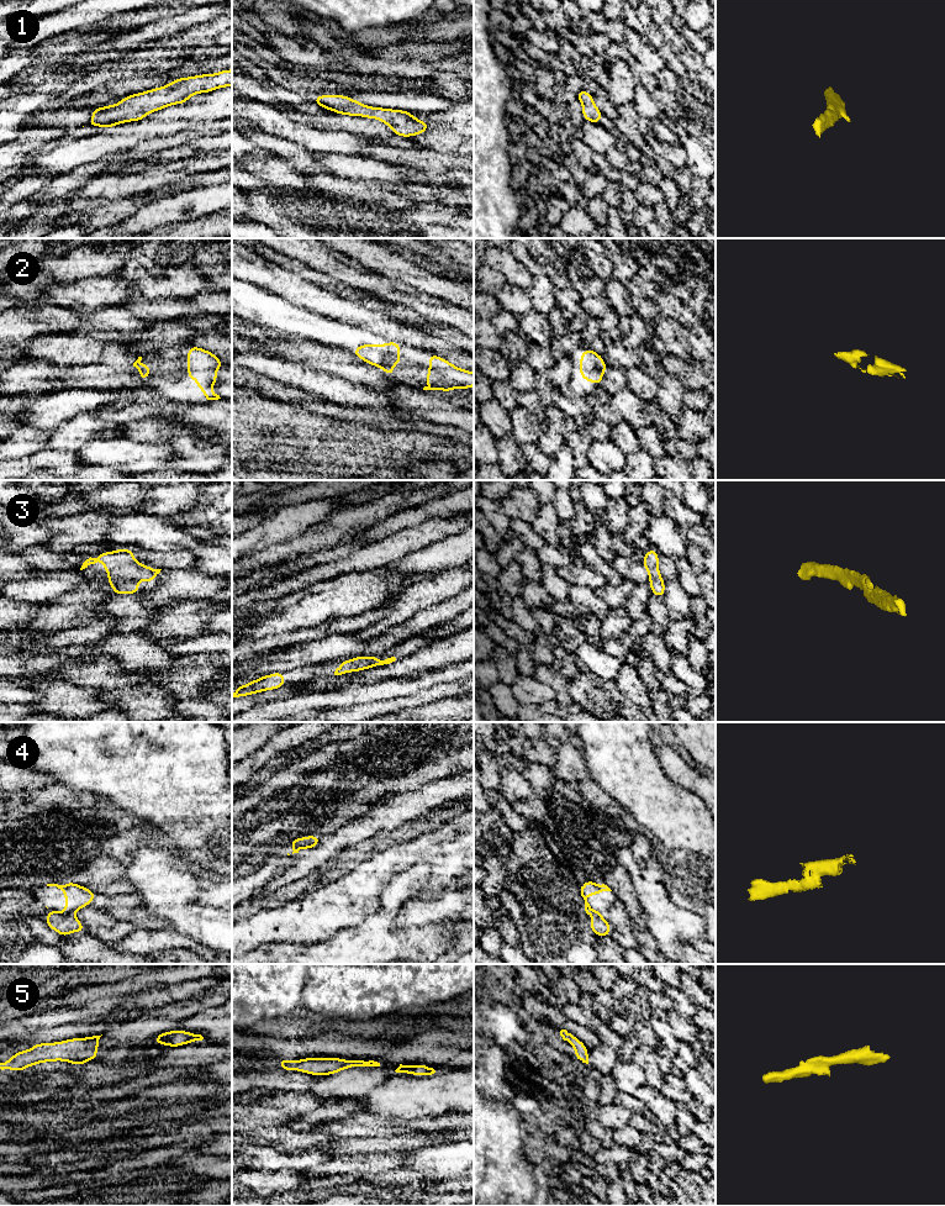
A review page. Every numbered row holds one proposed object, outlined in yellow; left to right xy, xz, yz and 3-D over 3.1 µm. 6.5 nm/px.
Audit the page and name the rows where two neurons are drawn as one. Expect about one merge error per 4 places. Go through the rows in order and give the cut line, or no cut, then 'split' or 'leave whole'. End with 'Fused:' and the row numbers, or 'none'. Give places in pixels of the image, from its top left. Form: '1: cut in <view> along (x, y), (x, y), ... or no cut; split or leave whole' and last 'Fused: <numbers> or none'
1: no cut; leave whole
2: no cut; leave whole
3: no cut; leave whole
4: cut in yz along (586, 910), (592, 910), (600, 915); split
5: no cut; leave whole
Fused: 4

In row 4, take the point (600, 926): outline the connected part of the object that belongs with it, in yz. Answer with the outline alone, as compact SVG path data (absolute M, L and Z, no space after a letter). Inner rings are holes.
M586 911L586 913L592 917L592 923L588 927L597 937L611 936L611 925L608 921L593 911Z

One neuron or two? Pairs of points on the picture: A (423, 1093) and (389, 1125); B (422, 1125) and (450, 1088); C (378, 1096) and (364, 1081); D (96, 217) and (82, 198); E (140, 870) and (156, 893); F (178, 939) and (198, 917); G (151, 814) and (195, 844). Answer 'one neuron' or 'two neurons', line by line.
A: two neurons
B: two neurons
C: two neurons
D: two neurons
E: one neuron
F: two neurons
G: one neuron

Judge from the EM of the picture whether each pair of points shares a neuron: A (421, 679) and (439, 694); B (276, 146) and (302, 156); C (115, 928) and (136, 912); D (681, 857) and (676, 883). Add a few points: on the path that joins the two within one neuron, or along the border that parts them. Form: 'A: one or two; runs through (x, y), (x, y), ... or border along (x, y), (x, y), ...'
A: two; border along (459, 679), (436, 684), (404, 698)
B: one; runs through (283, 148), (296, 154)
C: two; border along (116, 915), (120, 919), (127, 920), (136, 928)
D: one; runs through (681, 863), (681, 877)

